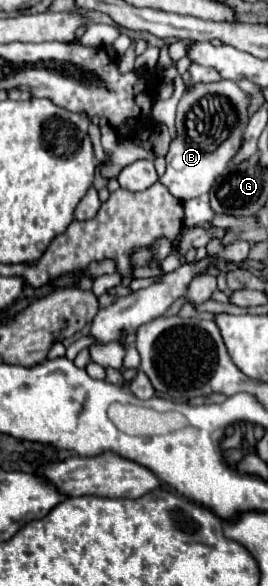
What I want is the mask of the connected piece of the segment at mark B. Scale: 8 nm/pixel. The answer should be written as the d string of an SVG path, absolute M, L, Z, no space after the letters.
M182 74L186 92L176 110L176 138L172 138L166 152L166 172L160 182L172 196L186 202L206 196L212 182L234 160L244 140L244 128L248 126L248 94L232 80L218 80L212 84L190 82L188 74Z

